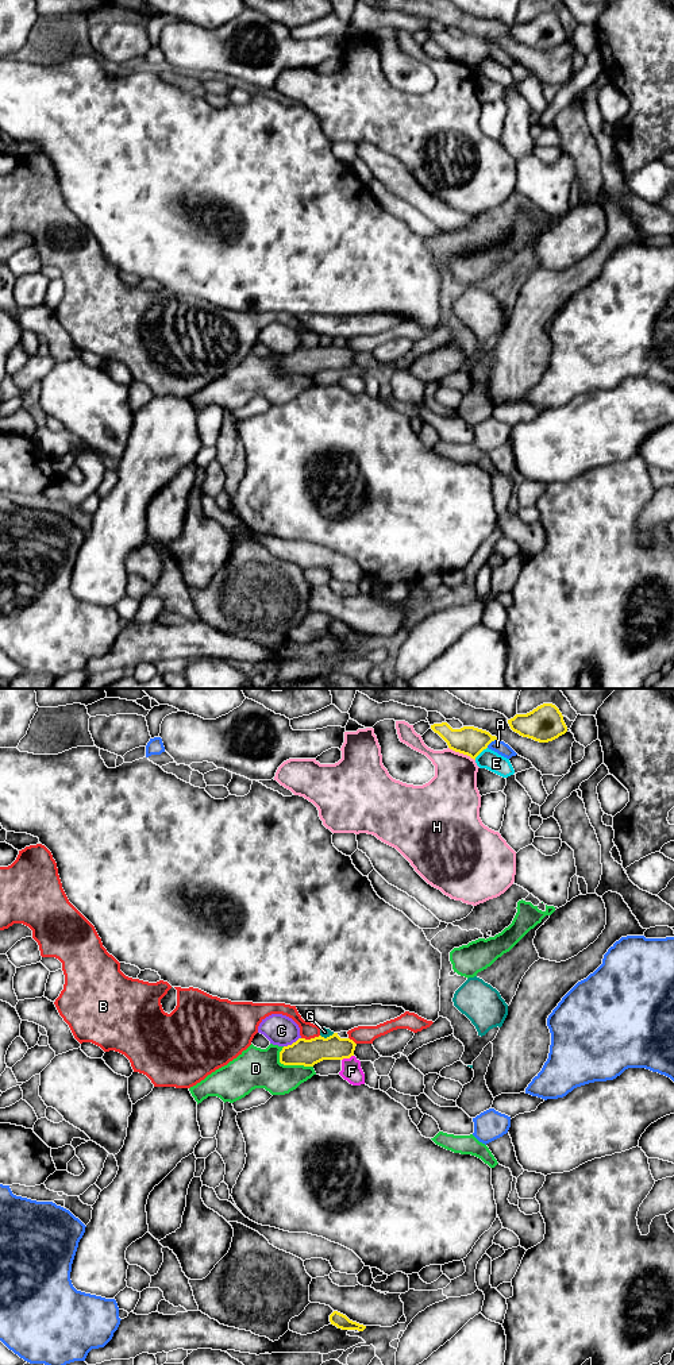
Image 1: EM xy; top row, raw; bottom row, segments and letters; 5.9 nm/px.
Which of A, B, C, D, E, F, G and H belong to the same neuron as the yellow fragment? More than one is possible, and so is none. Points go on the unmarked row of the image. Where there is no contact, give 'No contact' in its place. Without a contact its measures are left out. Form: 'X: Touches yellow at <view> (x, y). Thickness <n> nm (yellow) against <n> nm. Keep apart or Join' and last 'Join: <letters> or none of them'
A: Touches yellow at xy (492, 49). Thickness 170 nm (yellow) against 80 nm. Keep apart
B: Touches yellow at xy (311, 347). Thickness 160 nm (yellow) against 100 nm. Keep apart
C: Touches yellow at xy (293, 351). Thickness 160 nm (yellow) against 180 nm. Keep apart
D: Touches yellow at xy (292, 373). Thickness 160 nm (yellow) against 240 nm. Keep apart
E: Touches yellow at xy (480, 61). Thickness 170 nm (yellow) against 120 nm. Keep apart
F: Touches yellow at xy (347, 366). Thickness 160 nm (yellow) against 120 nm. Keep apart
G: Touches yellow at xy (327, 346). Thickness 160 nm (yellow) against 50 nm. Keep apart
H: Touches yellow at xy (462, 61). Thickness 170 nm (yellow) against 300 nm. Keep apart
Join: none of them

